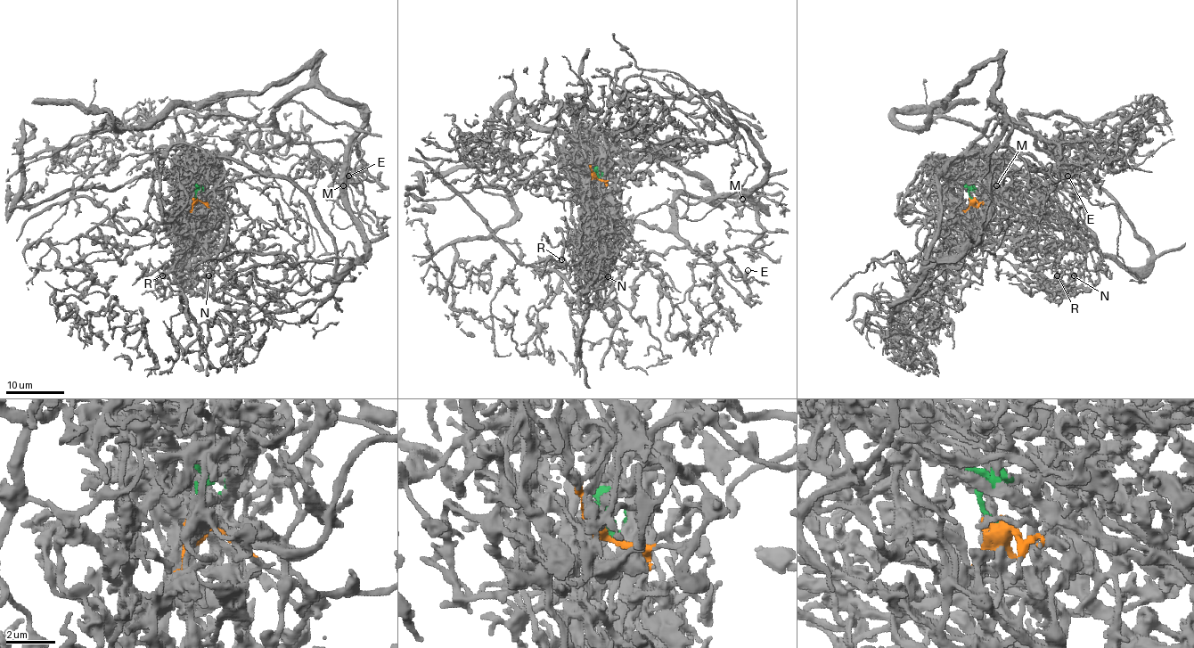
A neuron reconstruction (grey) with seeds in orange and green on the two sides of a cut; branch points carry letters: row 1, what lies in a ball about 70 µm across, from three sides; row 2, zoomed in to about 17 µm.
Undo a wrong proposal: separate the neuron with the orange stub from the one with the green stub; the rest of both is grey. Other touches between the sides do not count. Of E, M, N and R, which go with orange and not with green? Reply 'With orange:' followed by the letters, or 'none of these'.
With orange: E, M

